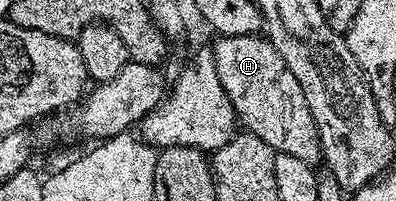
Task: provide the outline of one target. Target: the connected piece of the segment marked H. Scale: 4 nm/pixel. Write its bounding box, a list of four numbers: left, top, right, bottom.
[210,35,321,165]

